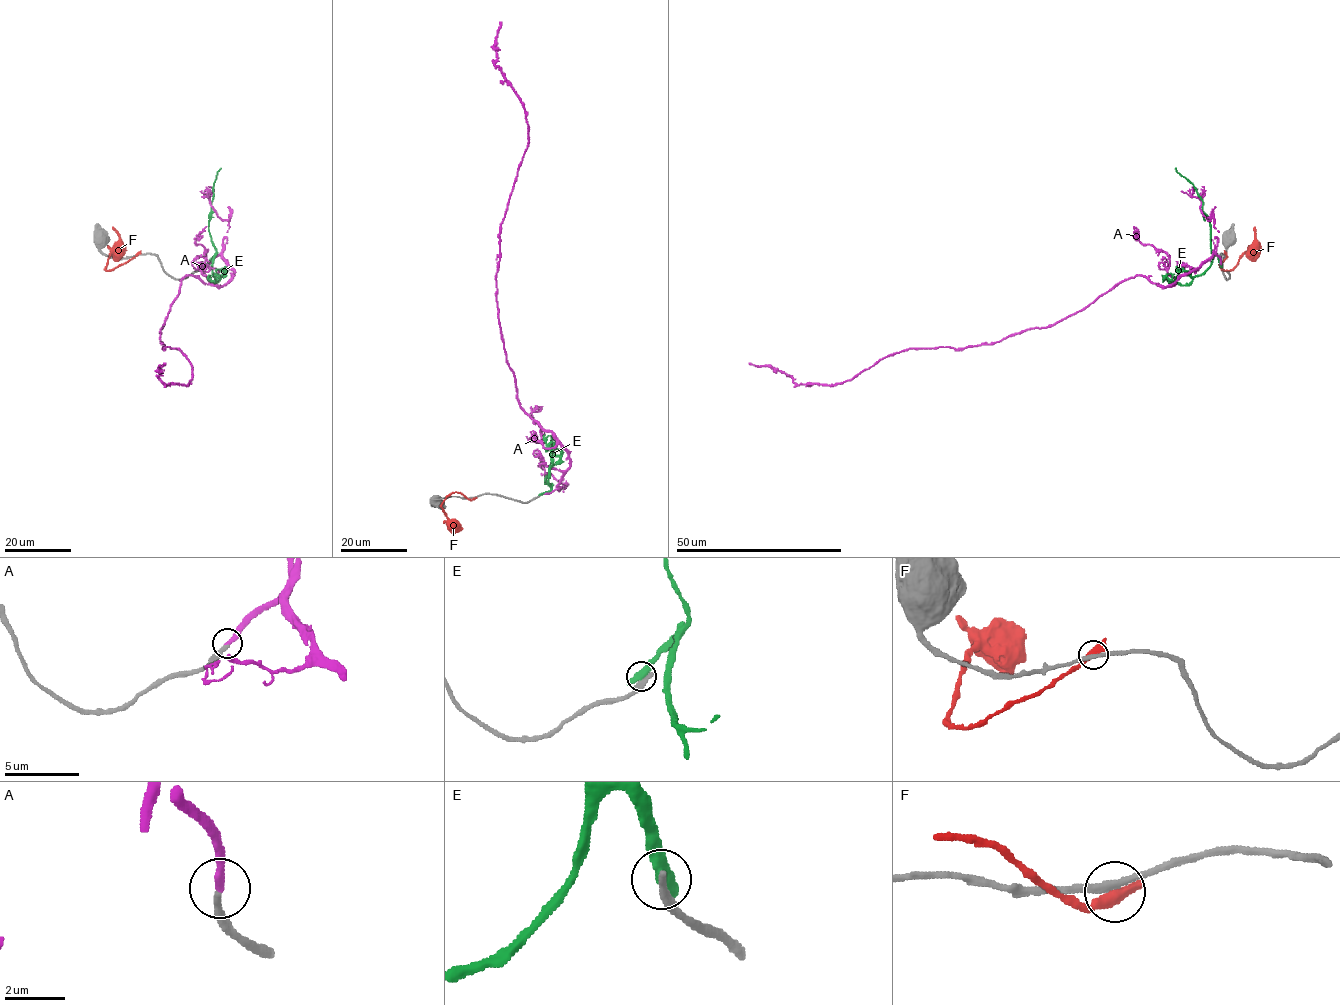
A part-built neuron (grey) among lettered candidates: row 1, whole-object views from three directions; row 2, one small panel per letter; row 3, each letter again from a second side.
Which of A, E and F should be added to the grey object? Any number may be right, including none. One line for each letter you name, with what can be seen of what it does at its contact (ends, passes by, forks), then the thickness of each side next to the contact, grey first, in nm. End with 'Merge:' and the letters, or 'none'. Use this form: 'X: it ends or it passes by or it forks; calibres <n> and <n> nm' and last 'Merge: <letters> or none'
A: it ends; calibres 240 and 280 nm
Merge: A

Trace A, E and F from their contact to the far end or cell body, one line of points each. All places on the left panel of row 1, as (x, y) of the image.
A: (208, 264), (220, 254), (233, 276), (184, 278), (161, 329), (190, 382), (166, 384), (166, 363)
E: (206, 265), (216, 253), (208, 223), (213, 183), (221, 168)
F: (138, 254), (110, 270), (106, 269), (108, 257), (119, 244), (119, 234), (112, 227)

